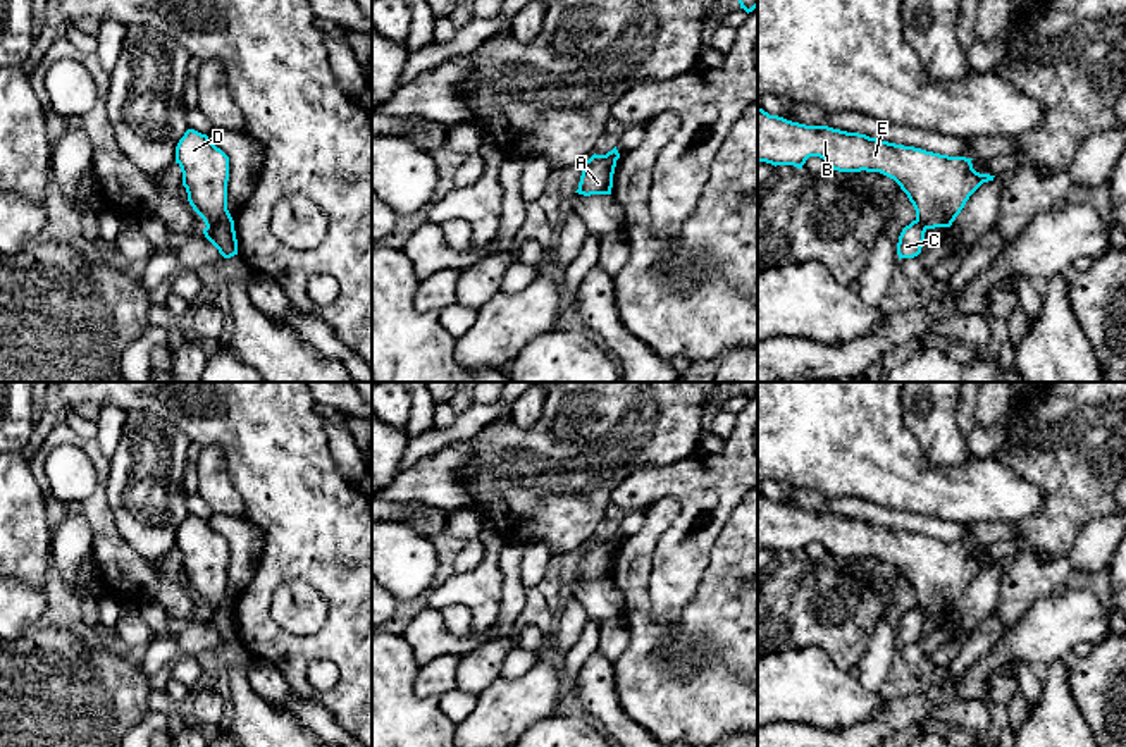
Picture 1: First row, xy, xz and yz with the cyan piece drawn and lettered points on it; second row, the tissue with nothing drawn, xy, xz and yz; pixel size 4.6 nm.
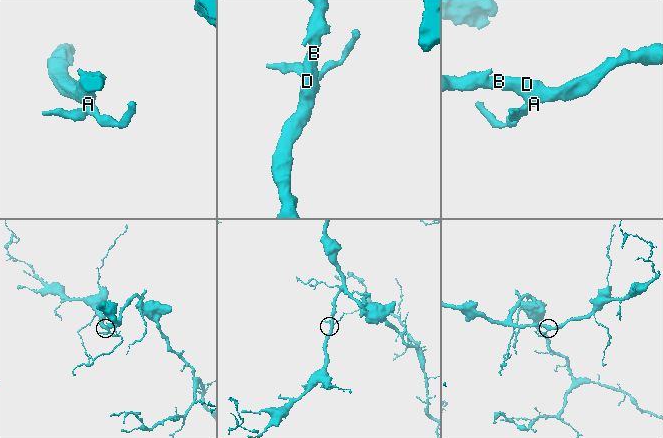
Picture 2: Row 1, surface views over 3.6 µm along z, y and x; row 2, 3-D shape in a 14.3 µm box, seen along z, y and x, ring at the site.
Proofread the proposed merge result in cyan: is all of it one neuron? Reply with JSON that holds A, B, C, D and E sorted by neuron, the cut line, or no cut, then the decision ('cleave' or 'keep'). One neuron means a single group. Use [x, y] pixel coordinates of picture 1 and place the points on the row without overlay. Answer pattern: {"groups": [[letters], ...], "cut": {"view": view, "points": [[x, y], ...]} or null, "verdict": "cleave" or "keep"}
{"groups": [["A", "B", "D", "E"], ["C"]], "cut": {"view": "xy", "points": [[231, 603], [207, 611]]}, "verdict": "cleave"}

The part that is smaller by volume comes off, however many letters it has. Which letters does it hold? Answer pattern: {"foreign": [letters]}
{"foreign": ["C"]}

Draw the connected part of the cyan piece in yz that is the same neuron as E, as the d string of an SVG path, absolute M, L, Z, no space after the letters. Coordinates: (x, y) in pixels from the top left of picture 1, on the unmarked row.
M758 492L758 549L794 551L802 554L809 542L823 544L838 558L880 558L894 565L907 580L916 604L926 613L950 613L969 582L995 561L980 559L966 542L949 542L914 532L895 530L859 518L847 518L828 511L806 511L770 501Z

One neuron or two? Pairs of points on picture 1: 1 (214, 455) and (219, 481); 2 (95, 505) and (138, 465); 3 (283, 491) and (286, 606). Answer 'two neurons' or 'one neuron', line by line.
1: one neuron
2: two neurons
3: two neurons

